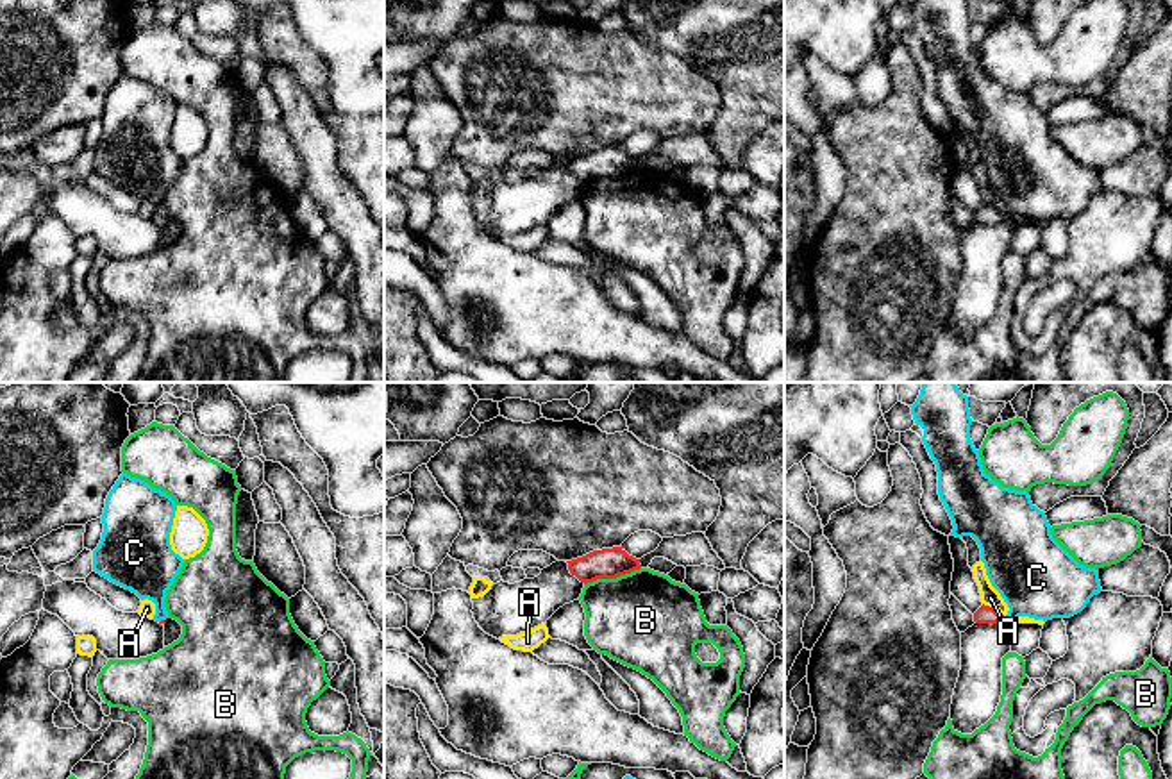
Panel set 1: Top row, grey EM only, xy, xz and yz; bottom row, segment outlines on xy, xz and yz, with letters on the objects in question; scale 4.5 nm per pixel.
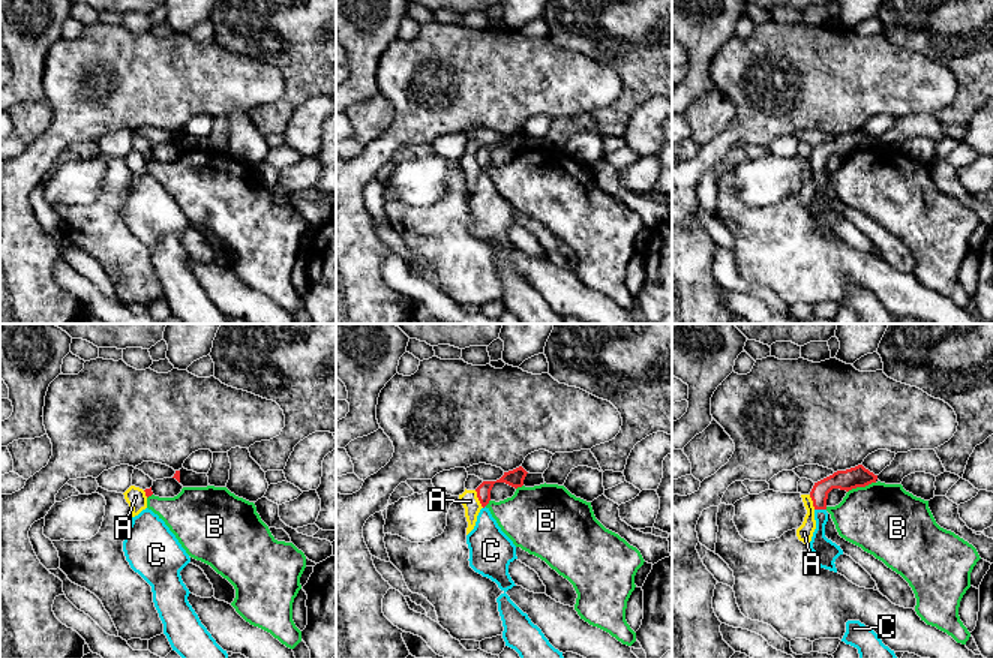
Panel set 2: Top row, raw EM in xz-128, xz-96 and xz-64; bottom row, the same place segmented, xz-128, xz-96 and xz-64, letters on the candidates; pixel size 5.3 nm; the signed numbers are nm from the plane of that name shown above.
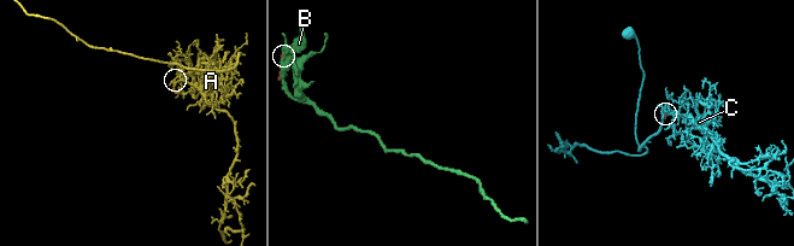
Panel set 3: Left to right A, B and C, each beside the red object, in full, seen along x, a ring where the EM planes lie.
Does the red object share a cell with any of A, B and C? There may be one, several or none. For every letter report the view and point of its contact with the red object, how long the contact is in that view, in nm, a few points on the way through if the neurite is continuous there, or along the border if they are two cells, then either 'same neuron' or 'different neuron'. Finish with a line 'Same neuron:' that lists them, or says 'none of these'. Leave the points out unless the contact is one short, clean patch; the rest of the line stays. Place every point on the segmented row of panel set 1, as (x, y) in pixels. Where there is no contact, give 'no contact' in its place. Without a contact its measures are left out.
A: yz (992, 608) | 120 nm | along yz (983, 603), (1004, 617) | different neuron
B: xz (611, 577) | 260 nm | different neuron
C: xy (161, 620) | 30 nm | across xy (161, 620), (158, 594), (147, 567) | same neuron
Same neuron: C

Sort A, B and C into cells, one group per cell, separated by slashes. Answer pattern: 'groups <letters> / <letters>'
groups A / B / C

